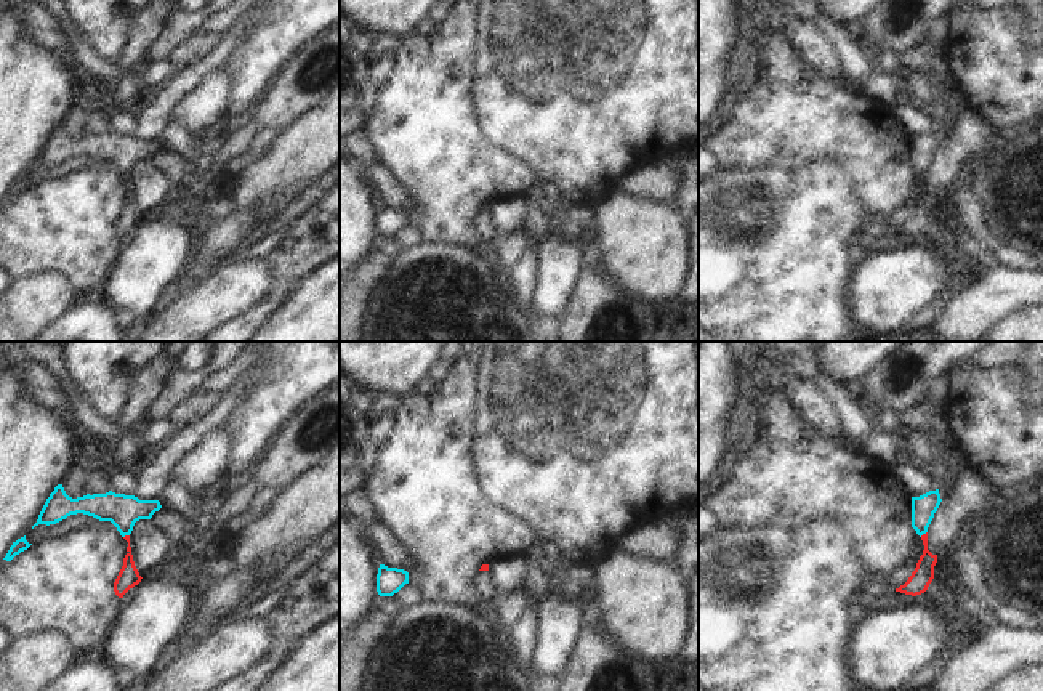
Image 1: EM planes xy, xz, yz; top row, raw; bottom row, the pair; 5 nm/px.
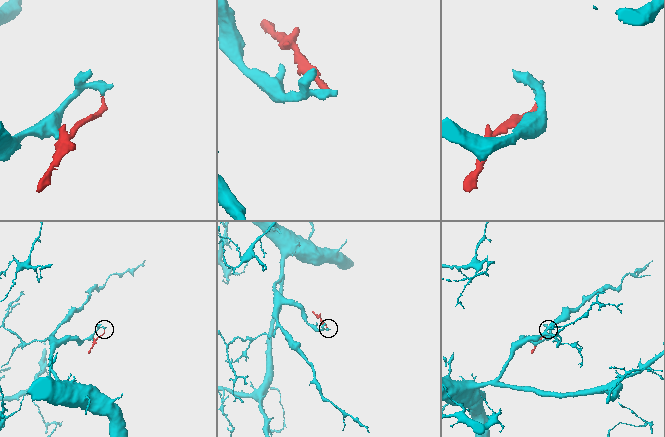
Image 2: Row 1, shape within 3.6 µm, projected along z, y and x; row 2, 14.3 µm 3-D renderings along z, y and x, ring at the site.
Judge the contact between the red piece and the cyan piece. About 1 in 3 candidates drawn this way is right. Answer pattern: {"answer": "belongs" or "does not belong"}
{"answer": "does not belong"}

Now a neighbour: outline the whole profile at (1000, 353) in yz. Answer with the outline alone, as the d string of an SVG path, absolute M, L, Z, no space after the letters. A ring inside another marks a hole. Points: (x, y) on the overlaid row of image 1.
M993 341L982 348L971 361L982 367L1019 364L1025 353L1025 341Z

